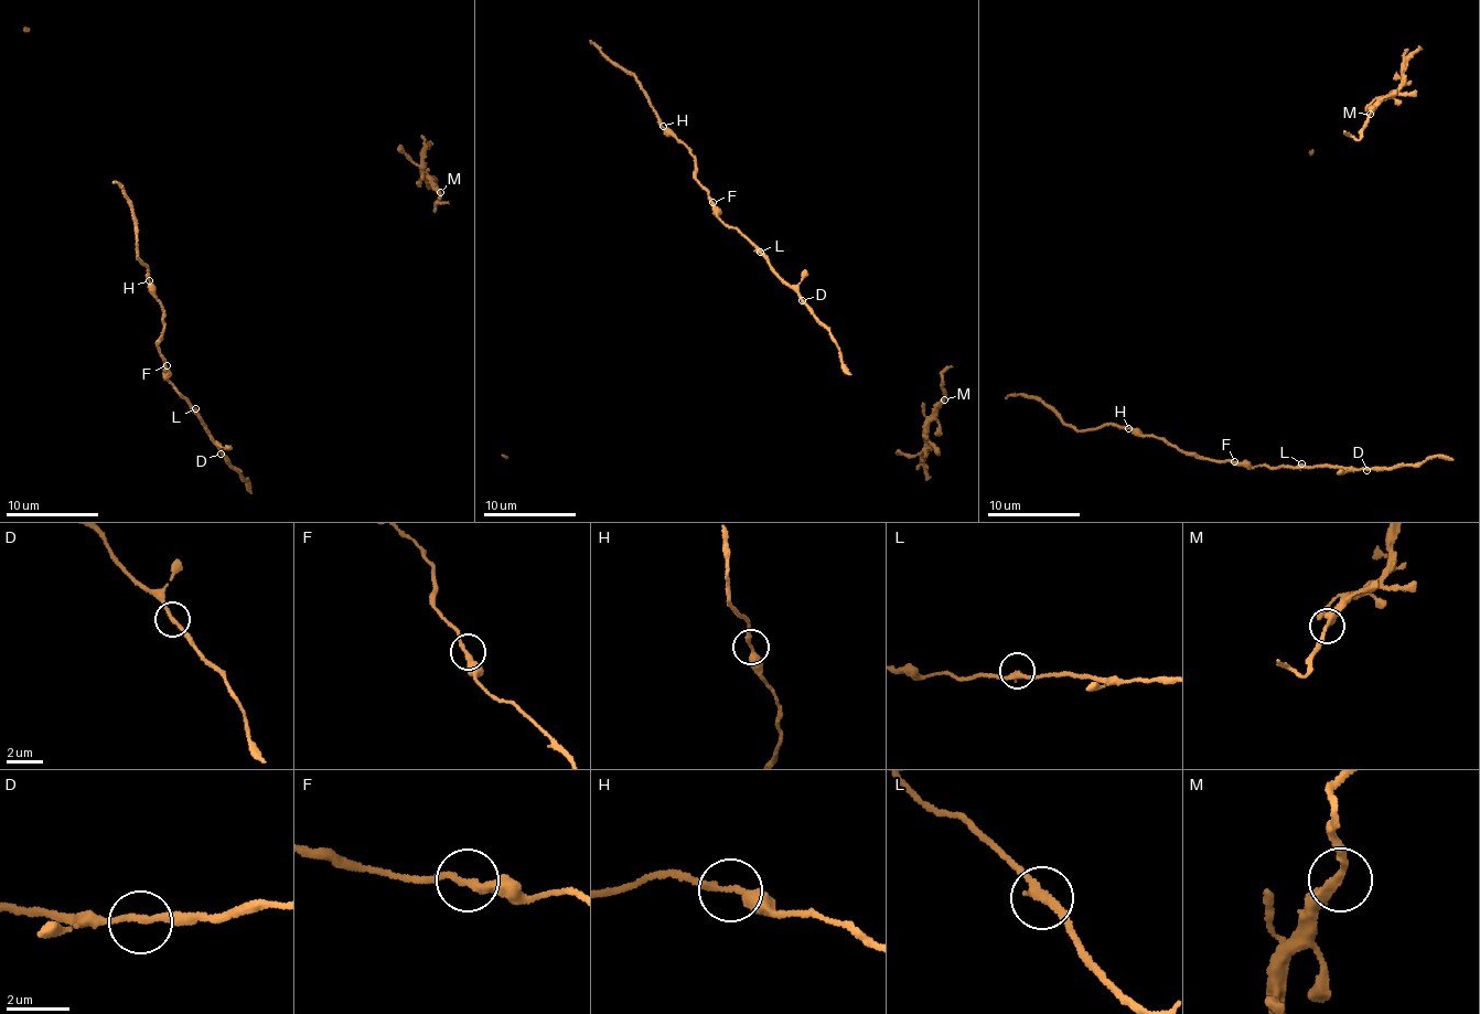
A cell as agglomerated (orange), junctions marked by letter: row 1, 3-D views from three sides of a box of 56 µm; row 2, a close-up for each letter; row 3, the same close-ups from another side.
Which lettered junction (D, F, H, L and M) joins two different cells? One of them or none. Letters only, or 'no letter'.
no letter

